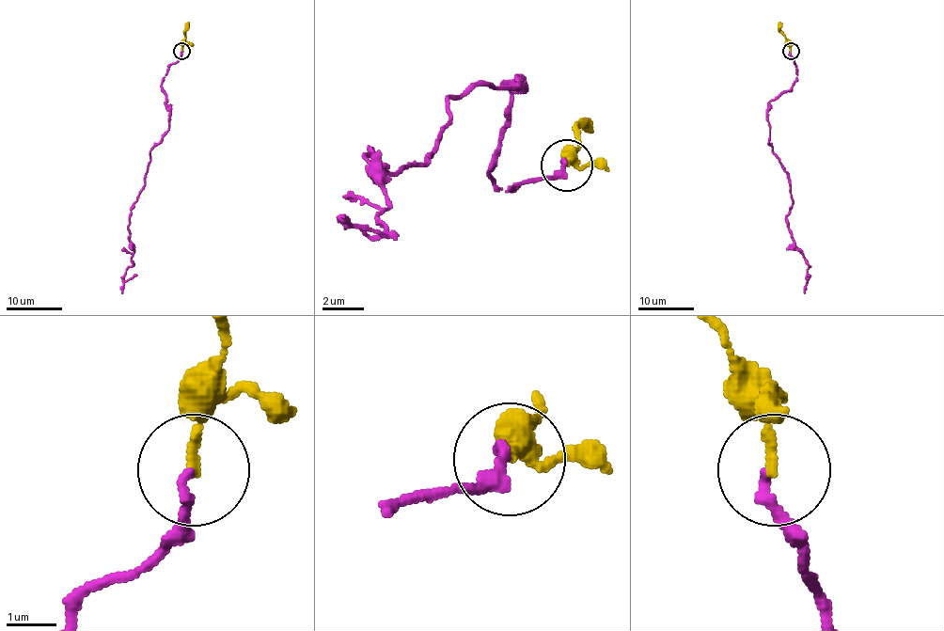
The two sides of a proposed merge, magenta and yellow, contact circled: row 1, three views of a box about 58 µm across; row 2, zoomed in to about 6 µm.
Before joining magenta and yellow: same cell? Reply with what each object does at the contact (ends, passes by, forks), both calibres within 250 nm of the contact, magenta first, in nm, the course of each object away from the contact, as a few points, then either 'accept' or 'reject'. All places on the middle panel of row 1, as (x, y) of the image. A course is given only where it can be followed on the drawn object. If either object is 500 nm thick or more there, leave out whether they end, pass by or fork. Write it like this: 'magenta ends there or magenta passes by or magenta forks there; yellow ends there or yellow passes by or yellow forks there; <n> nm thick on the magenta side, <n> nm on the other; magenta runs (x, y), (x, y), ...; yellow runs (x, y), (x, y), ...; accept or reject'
magenta ends there; yellow ends there; 190 nm thick on the magenta side, 170 nm on the other; magenta runs (565, 164), (503, 190), (519, 76), (473, 86), (426, 159), (364, 159), (385, 226), (349, 226), (401, 236); yellow runs (565, 164), (581, 133), (591, 122); accept

